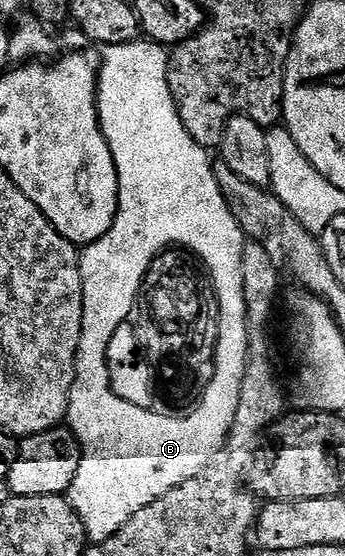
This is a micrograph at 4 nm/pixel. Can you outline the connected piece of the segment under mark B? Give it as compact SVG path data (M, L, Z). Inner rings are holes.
M139 40L137 42L129 42L128 44L116 44L115 46L105 47L101 51L101 54L102 62L100 58L100 69L98 72L98 119L102 125L104 140L108 142L108 148L112 152L112 160L116 164L116 172L118 173L118 211L116 212L116 220L112 224L110 231L104 236L100 236L100 240L96 240L92 244L85 246L80 254L82 331L80 332L80 344L76 352L74 383L70 389L70 403L66 409L66 422L68 423L68 429L73 432L79 446L82 447L82 459L78 465L76 476L70 485L68 497L72 508L80 516L80 520L86 526L87 531L106 530L105 532L117 532L125 526L128 519L136 516L136 512L140 512L146 506L150 506L156 499L163 498L172 488L176 488L180 484L184 484L188 480L195 478L204 467L209 466L210 459L213 458L214 454L226 445L226 440L230 436L230 429L234 426L236 408L240 404L240 390L244 384L246 363L250 360L251 328L246 319L244 272L242 271L242 249L247 239L242 233L240 224L236 224L236 220L232 216L232 212L220 192L220 184L216 184L212 158L206 155L209 154L207 147L196 144L196 140L192 140L192 136L188 136L188 132L180 120L178 109L176 108L174 97L168 84L170 55L167 47L160 46L158 43L149 40ZM176 240L178 242L190 242L191 247L194 247L196 250L202 250L202 254L206 254L206 262L210 262L210 266L214 266L214 278L218 278L218 291L222 294L222 340L221 346L218 346L218 378L214 378L214 386L210 386L208 400L205 401L205 405L202 406L200 412L184 420L171 420L153 417L150 414L142 414L142 410L134 410L134 406L119 402L118 398L106 394L106 366L102 366L102 354L106 354L106 338L110 338L110 330L114 330L114 326L118 326L118 318L122 318L122 314L126 314L126 310L130 306L130 298L134 298L134 290L138 290L138 278L142 278L142 270L146 269L146 262L150 262L150 254L154 254L154 251L158 250L159 246L164 246L166 242L174 242Z

